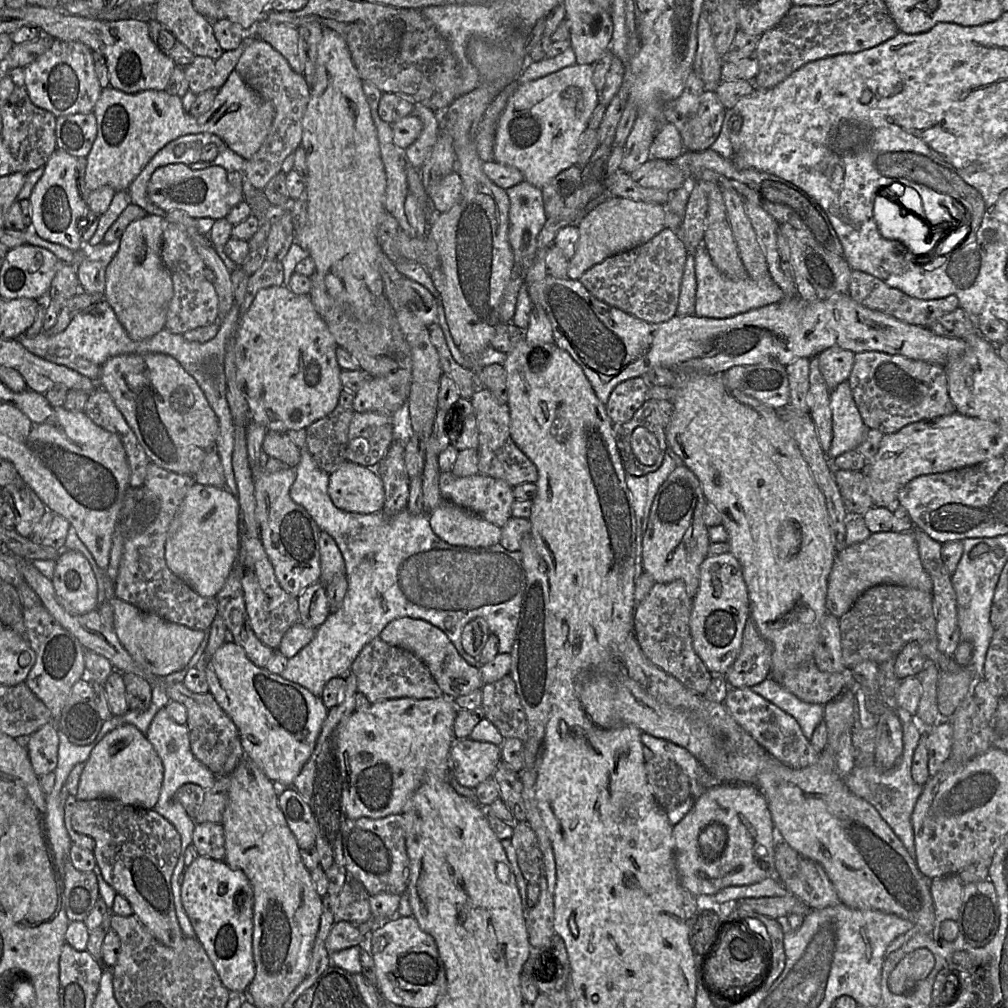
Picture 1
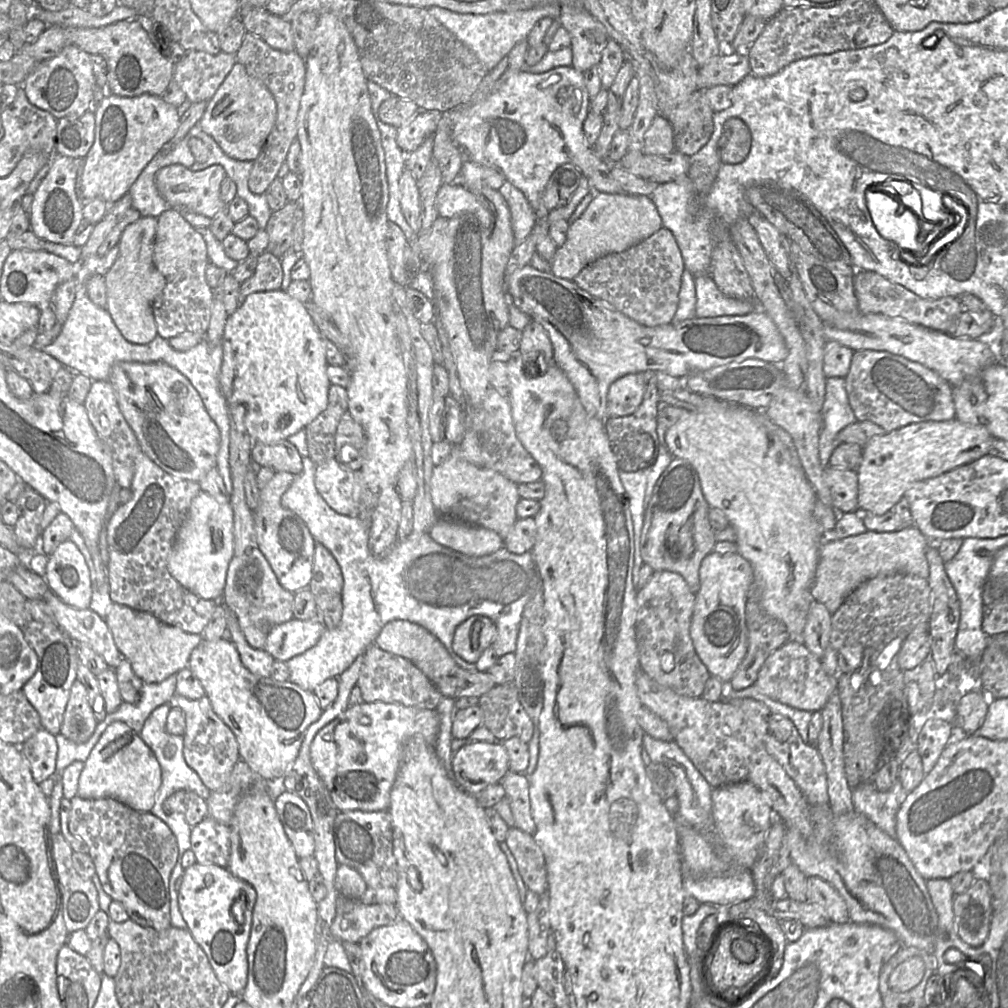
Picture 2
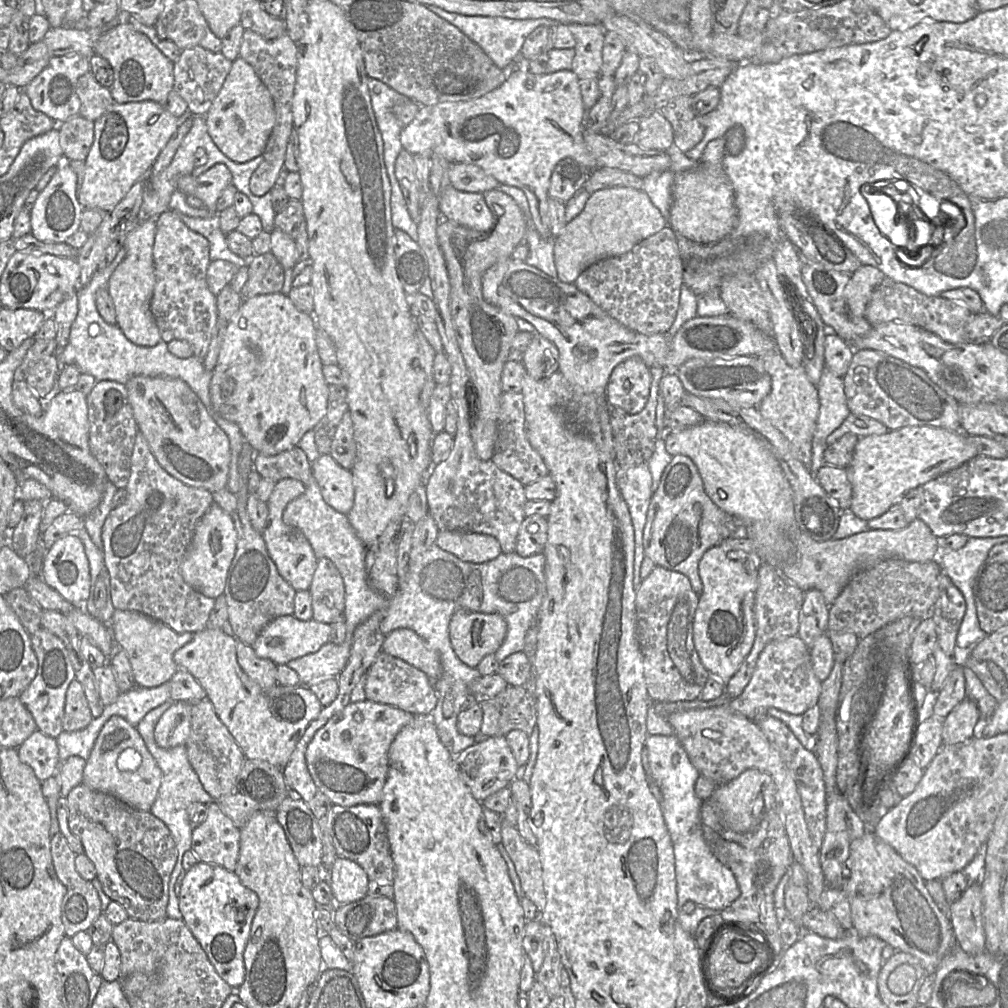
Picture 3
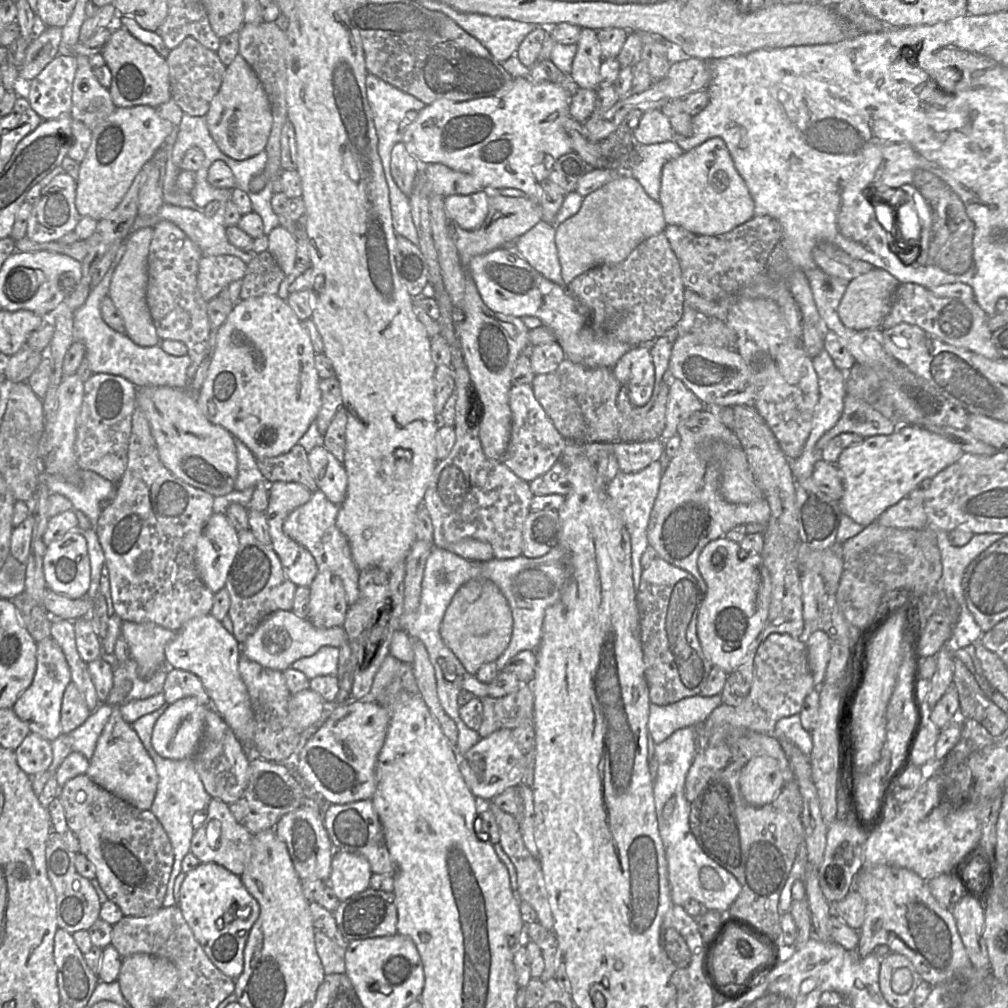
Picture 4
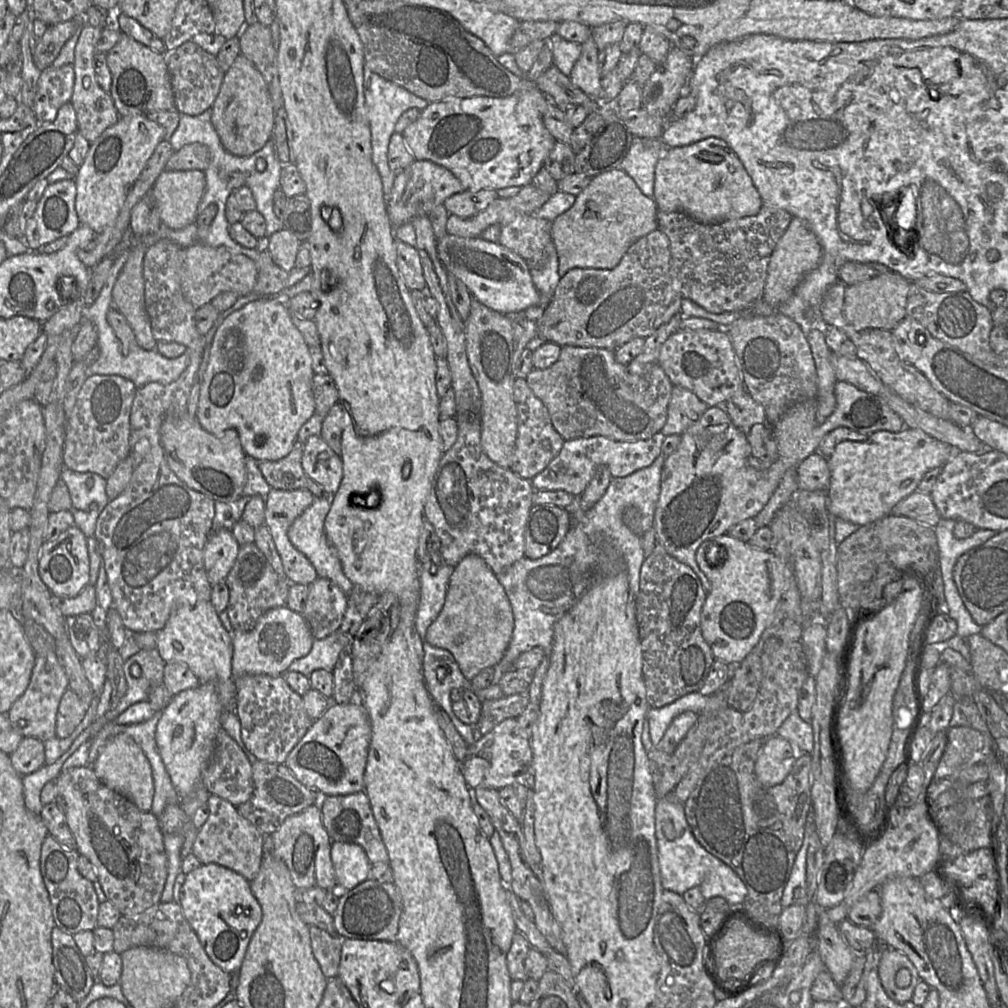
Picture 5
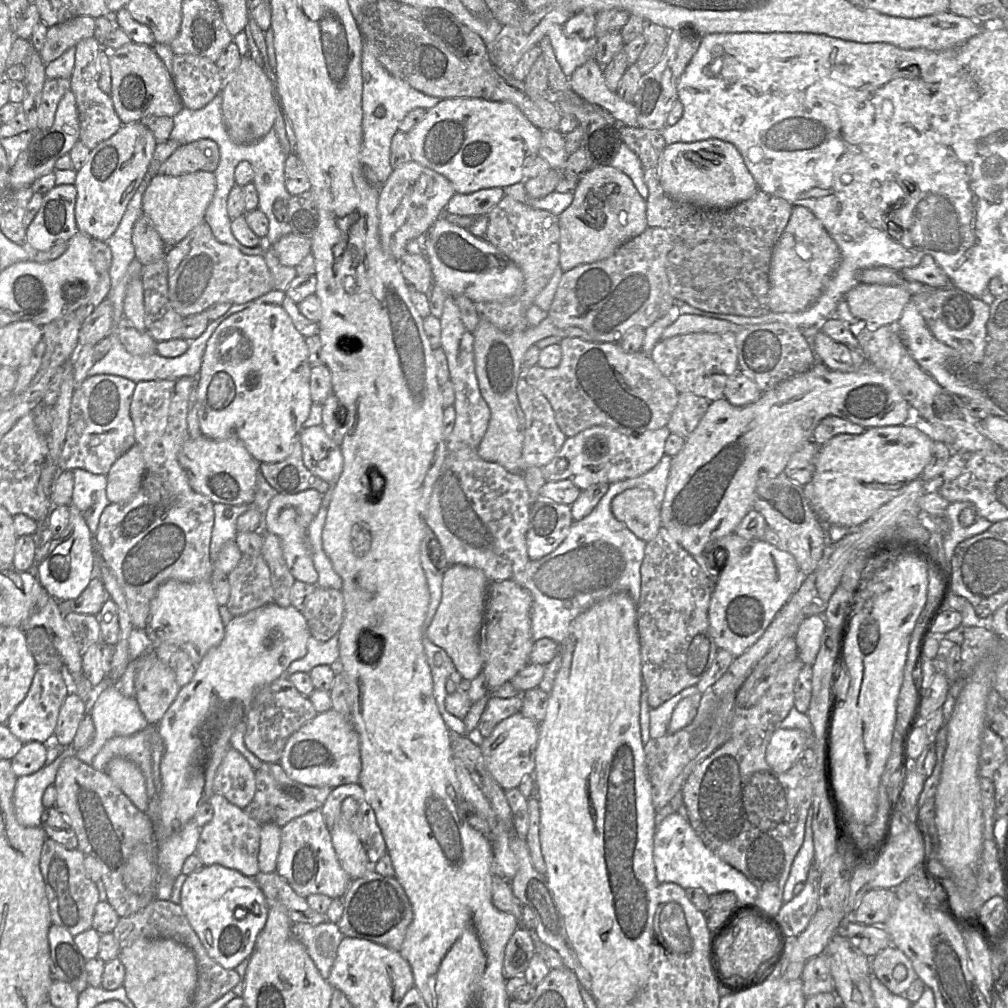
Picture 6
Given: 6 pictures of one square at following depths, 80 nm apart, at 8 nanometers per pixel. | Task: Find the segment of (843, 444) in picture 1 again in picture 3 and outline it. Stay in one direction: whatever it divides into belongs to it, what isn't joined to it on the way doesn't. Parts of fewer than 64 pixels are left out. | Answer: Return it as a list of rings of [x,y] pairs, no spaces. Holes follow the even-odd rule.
[[[824,368],[817,384],[819,410],[812,439],[812,462],[810,471],[815,473],[825,464],[826,438],[847,418],[850,410],[844,392],[843,377]]]

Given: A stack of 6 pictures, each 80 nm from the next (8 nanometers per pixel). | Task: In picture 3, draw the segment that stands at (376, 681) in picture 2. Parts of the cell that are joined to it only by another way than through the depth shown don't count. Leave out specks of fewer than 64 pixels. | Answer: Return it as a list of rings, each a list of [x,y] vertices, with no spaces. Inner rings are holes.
[[[382,650],[365,674],[366,699],[387,704],[415,716],[430,716],[437,704],[433,681],[421,670]]]

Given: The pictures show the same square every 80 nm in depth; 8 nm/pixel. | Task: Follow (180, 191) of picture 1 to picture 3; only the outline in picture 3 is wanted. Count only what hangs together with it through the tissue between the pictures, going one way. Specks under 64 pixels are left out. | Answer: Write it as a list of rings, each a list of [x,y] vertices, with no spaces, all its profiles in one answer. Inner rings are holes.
[[[218,163],[198,177],[183,175],[176,181],[176,189],[186,196],[200,199],[204,207],[216,213],[216,203],[222,191],[231,184],[232,175],[226,165]]]

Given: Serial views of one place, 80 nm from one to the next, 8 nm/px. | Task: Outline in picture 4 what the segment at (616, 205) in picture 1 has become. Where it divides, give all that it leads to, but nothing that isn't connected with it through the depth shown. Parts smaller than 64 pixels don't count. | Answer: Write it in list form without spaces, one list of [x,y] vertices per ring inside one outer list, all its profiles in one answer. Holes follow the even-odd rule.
[[[625,174],[585,196],[580,210],[555,226],[561,276],[567,286],[589,269],[622,262],[642,241],[663,232],[667,222],[660,203],[651,199],[630,174]]]

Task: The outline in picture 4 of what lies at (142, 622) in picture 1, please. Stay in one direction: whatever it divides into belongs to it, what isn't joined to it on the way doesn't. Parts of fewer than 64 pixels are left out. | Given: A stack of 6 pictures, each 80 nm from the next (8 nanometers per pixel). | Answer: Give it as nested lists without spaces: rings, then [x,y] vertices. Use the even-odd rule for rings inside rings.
[[[122,621],[121,637],[129,647],[129,655],[137,664],[141,679],[151,678],[166,665],[165,648],[176,632],[155,623]]]

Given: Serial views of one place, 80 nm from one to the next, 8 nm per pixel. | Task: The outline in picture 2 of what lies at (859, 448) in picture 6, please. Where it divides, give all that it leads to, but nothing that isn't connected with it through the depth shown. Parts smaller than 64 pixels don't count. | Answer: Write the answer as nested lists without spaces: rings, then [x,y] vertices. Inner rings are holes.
[[[956,418],[911,423],[873,436],[862,448],[862,459],[856,468],[859,511],[875,515],[886,513],[915,483],[987,455],[993,438],[984,426],[965,424]]]

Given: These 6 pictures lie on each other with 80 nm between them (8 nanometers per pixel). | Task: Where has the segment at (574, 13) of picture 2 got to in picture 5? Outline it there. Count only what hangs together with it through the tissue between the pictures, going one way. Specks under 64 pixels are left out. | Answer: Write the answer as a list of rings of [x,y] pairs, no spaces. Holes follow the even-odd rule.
[[[592,37],[582,43],[581,55],[574,64],[570,80],[588,96],[604,101],[602,97],[601,72],[598,63],[598,48]]]

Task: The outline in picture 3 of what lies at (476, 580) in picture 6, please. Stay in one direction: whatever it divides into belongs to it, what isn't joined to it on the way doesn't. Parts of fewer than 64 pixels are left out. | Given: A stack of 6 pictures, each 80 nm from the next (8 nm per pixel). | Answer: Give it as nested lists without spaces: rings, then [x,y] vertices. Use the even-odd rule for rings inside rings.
[[[460,610],[449,622],[449,639],[457,657],[475,668],[487,655],[494,654],[505,639],[507,624],[497,613]]]

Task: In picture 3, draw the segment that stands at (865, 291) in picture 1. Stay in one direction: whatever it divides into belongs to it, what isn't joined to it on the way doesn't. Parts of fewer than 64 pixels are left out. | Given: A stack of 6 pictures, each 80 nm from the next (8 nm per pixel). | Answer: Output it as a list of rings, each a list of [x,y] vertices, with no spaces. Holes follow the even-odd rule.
[[[885,278],[873,291],[864,318],[871,324],[902,322],[921,327],[951,344],[970,342],[965,326],[971,312],[966,306],[942,296],[928,296],[916,289]]]

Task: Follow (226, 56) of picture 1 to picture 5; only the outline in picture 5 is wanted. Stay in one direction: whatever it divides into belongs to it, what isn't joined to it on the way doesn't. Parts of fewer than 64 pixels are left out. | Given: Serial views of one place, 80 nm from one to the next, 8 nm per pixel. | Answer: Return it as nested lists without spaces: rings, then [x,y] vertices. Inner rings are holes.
[[[191,41],[183,43],[165,55],[178,112],[197,116],[210,109],[219,94],[225,74],[217,57]]]

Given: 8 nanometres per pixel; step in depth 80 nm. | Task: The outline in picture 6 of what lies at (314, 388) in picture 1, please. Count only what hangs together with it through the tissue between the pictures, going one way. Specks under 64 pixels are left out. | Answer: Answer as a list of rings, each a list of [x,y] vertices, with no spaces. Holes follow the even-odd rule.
[[[256,304],[224,320],[207,341],[196,378],[201,435],[222,441],[235,432],[258,463],[285,460],[313,403],[305,339],[282,305]]]

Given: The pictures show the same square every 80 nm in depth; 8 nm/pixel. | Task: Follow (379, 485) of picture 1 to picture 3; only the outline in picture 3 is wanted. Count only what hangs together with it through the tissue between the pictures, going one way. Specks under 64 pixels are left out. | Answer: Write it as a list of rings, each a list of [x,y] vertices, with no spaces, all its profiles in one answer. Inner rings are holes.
[[[330,454],[320,455],[311,464],[311,470],[323,500],[336,511],[347,514],[354,503],[351,471],[340,466]]]

